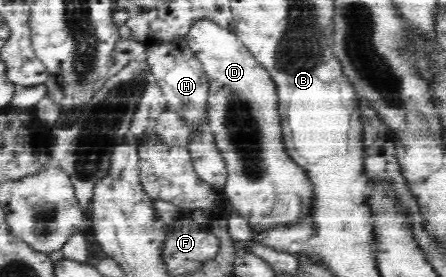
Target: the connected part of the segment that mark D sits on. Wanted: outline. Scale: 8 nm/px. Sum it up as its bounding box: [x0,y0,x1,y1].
[185,20,316,233]

